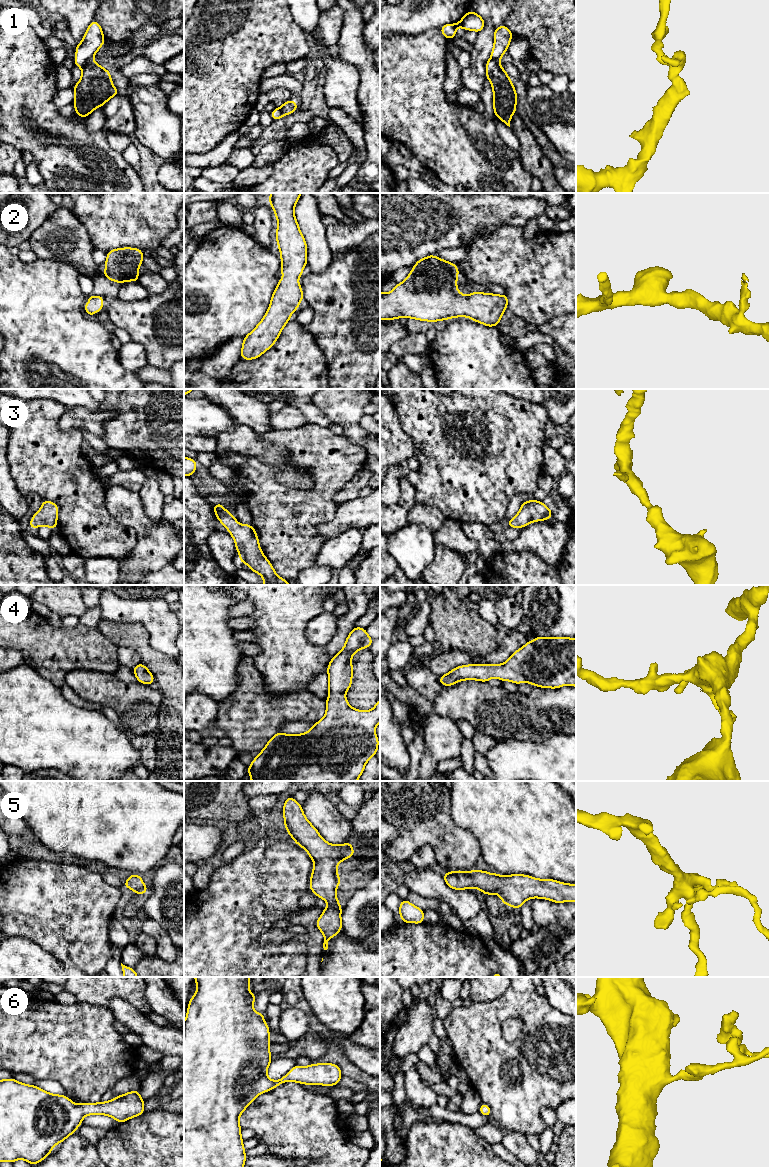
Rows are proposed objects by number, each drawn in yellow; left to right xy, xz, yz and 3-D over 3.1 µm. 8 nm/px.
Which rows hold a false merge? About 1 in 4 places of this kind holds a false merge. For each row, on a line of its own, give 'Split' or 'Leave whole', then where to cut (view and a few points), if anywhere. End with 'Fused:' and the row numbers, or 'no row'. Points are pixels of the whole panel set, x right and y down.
1: Split. Split along xy (90, 58), (81, 67)
2: Leave whole. No split
3: Leave whole. No split
4: Leave whole. No split
5: Leave whole. No split
6: Leave whole. No split
Fused: 1

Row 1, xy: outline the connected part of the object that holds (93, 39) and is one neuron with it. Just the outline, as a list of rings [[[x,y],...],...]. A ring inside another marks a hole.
[[[93,20],[88,26],[82,42],[75,47],[75,66],[82,68],[93,56],[96,55],[97,51],[105,42],[100,24]]]

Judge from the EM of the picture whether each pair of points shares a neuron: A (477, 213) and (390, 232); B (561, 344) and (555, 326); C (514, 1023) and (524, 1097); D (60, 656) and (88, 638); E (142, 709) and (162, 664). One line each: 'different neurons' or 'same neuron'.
A: same neuron
B: same neuron
C: different neurons
D: same neuron
E: different neurons

